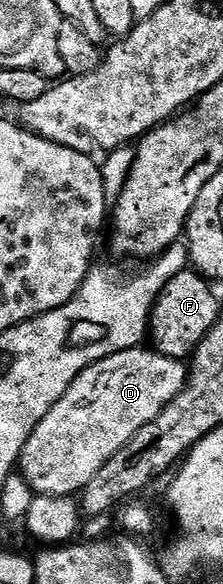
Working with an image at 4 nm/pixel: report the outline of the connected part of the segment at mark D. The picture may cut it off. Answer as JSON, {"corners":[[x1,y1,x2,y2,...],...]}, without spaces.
{"corners":[[143,346,131,347,129,351,119,351,110,357,106,357,102,361,98,361,94,365,90,365,84,370,81,375,74,380,70,385,70,389,66,394,59,399,54,405,54,409,50,409,50,413,46,413,46,417,40,424,37,425,34,433,30,437,30,441,24,446,24,451,20,454,20,461,18,464,19,470,22,472,23,477,27,480,29,487,32,488,36,495,71,495,73,497,79,496,83,492,85,485,90,481,94,481,94,477,98,473,98,469,102,469,106,465,106,461,110,461,110,457,114,457,121,449,130,442,130,440,143,429,146,425,150,425,162,413,164,409,176,397,184,392,185,387,188,385,190,378,190,371,185,364,178,359,172,359,169,355,164,355,158,350,149,349,144,351]]}

